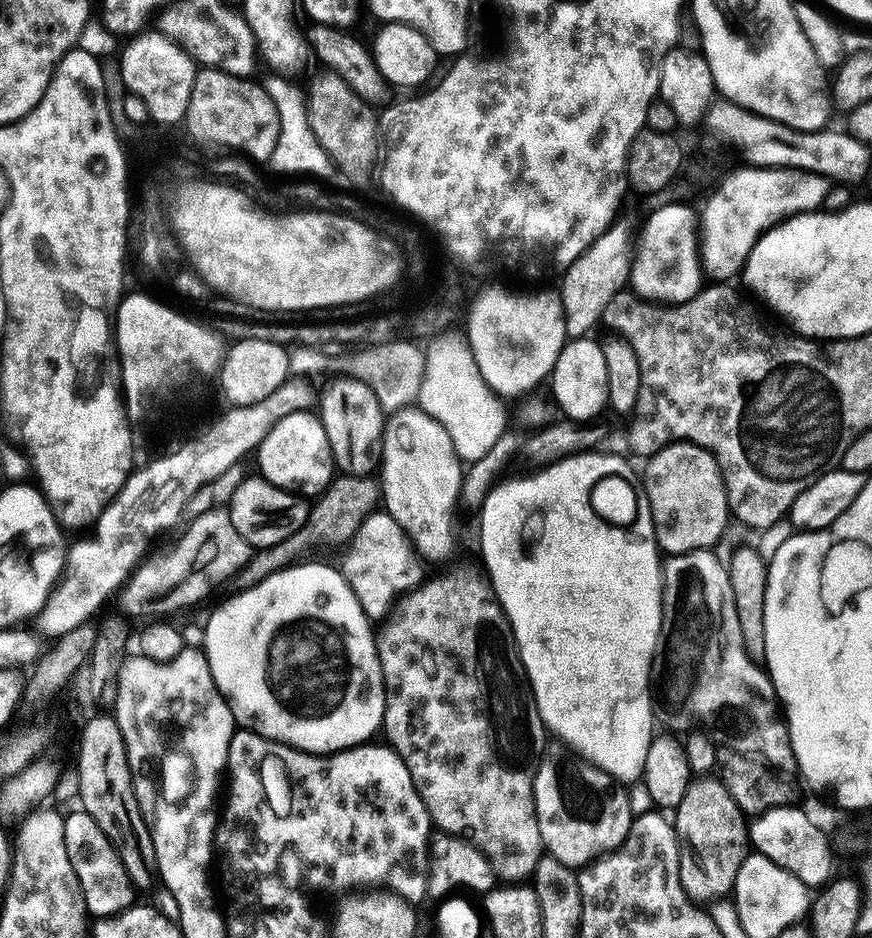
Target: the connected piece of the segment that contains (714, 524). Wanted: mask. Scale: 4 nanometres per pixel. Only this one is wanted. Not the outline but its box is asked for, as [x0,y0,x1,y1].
[642,442,730,556]

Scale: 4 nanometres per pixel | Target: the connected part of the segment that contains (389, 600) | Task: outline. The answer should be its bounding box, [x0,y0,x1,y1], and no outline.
[342,510,425,622]

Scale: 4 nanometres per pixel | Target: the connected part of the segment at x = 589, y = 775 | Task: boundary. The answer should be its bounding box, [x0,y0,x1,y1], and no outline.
[534,755,634,870]

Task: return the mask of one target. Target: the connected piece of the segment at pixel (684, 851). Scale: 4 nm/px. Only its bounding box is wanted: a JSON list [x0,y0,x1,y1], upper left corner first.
[674,778,750,902]

